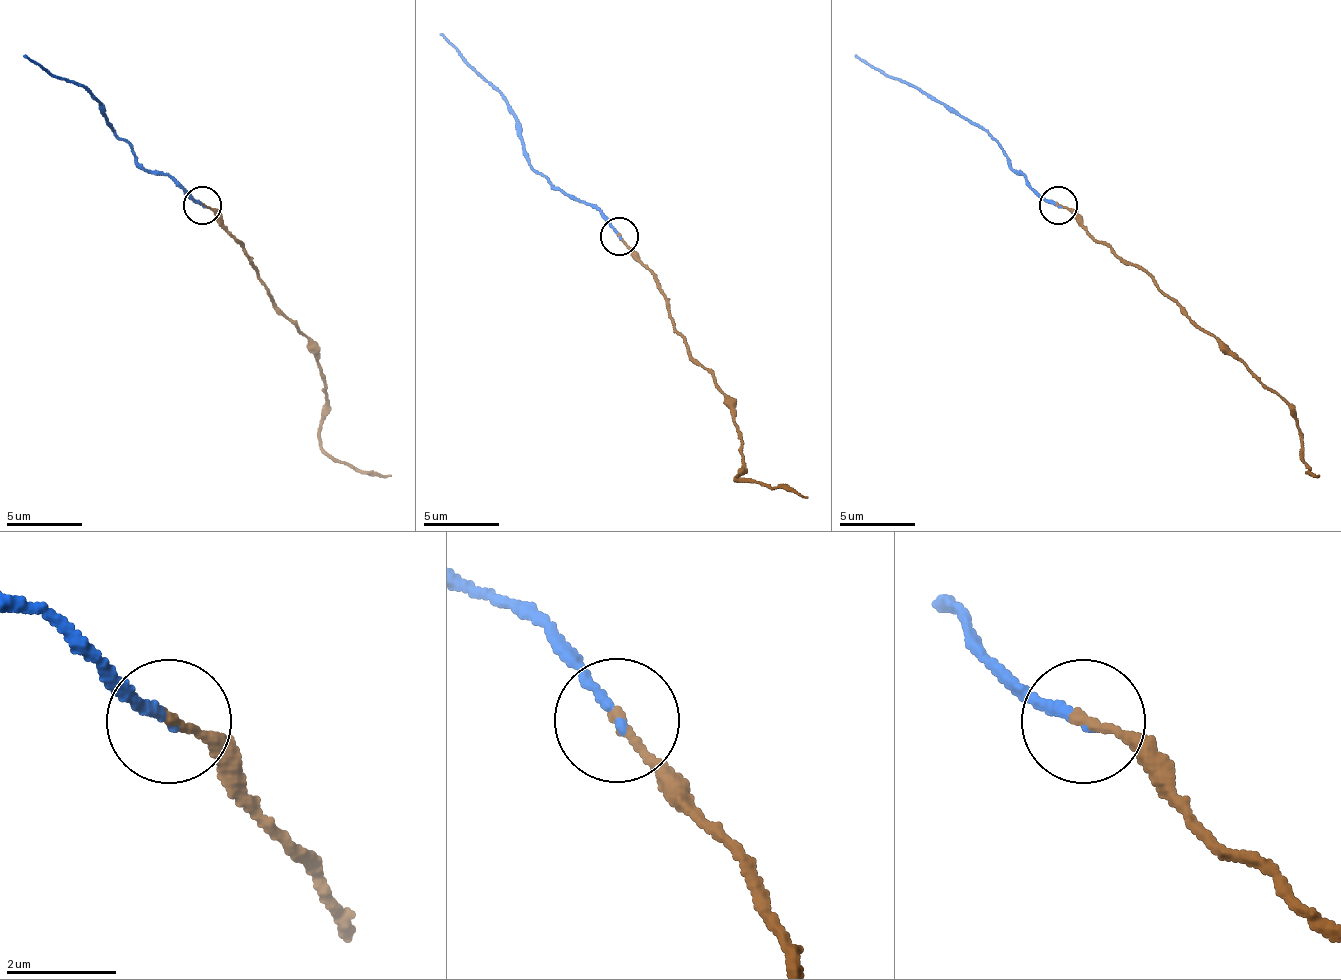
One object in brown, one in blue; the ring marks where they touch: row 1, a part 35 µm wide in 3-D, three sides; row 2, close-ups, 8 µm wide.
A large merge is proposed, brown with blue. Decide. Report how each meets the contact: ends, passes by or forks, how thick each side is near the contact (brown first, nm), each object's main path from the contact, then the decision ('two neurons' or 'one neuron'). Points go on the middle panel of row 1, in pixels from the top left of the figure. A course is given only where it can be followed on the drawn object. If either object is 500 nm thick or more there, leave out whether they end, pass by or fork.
brown ends | blue ends | 180/160 nm | brown via (620, 235), (658, 277), (673, 330), (726, 398), (741, 439), (737, 481), (756, 481), (809, 496) | blue via (620, 235), (597, 209), (567, 197), (529, 163), (506, 99), (438, 35) | one neuron

